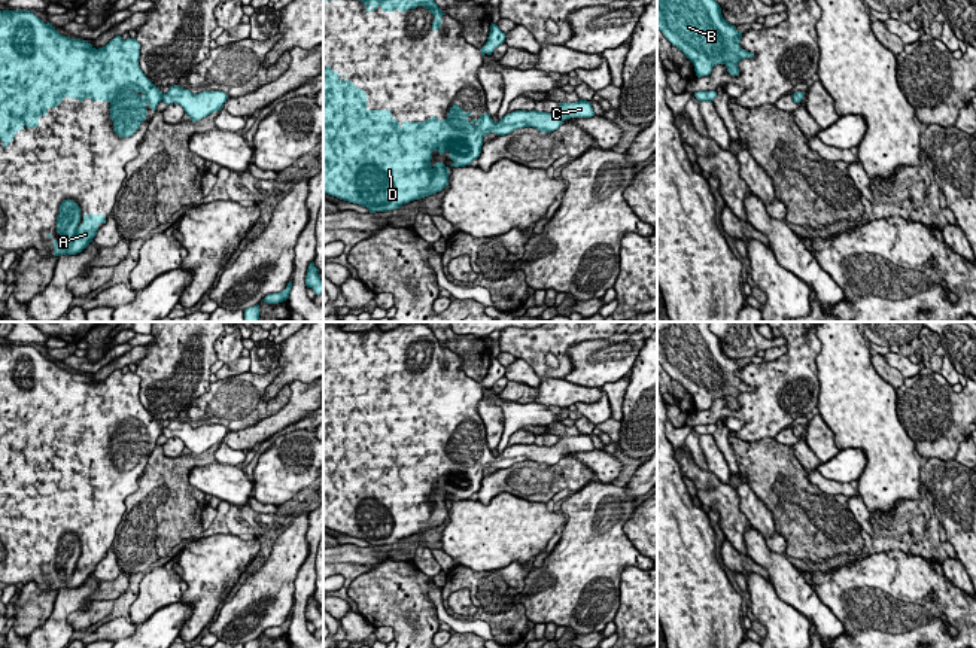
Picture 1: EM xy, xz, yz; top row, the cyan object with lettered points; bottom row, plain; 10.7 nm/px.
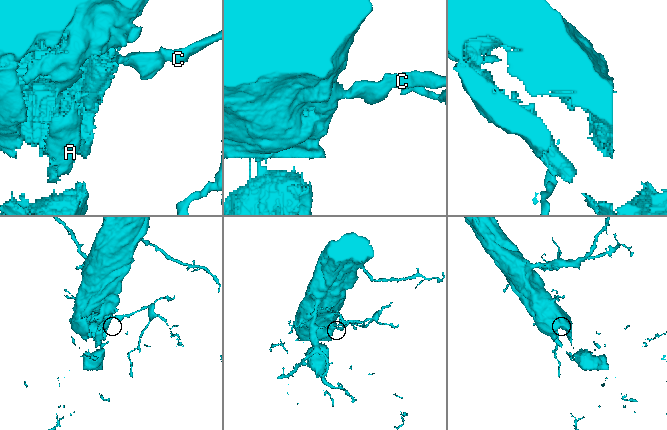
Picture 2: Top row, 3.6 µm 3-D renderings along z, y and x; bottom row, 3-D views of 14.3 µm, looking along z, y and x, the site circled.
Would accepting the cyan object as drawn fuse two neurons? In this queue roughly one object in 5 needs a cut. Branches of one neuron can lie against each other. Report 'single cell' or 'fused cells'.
single cell

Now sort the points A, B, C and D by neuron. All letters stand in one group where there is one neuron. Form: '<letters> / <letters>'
A B C D

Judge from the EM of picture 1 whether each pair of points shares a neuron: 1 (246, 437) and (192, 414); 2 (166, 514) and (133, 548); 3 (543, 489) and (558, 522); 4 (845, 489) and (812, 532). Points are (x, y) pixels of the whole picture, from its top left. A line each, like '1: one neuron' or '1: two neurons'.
1: two neurons
2: one neuron
3: two neurons
4: two neurons

